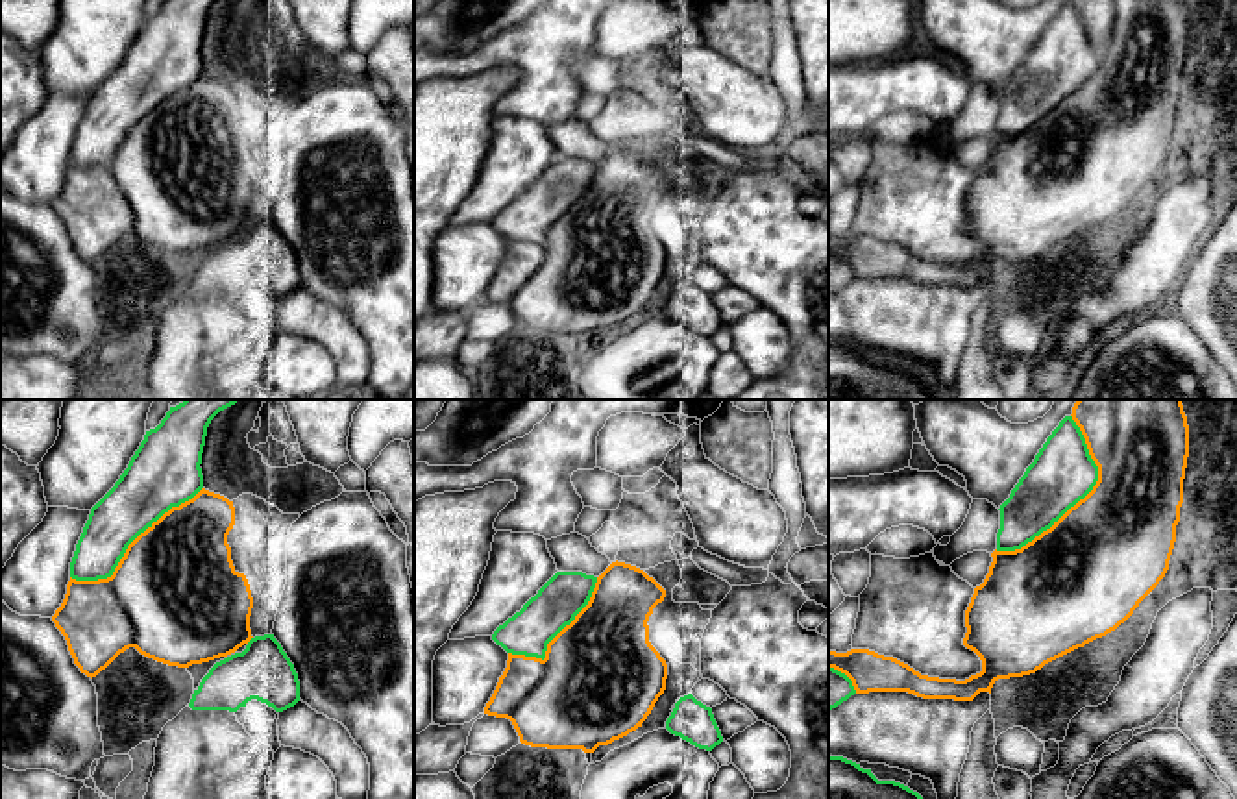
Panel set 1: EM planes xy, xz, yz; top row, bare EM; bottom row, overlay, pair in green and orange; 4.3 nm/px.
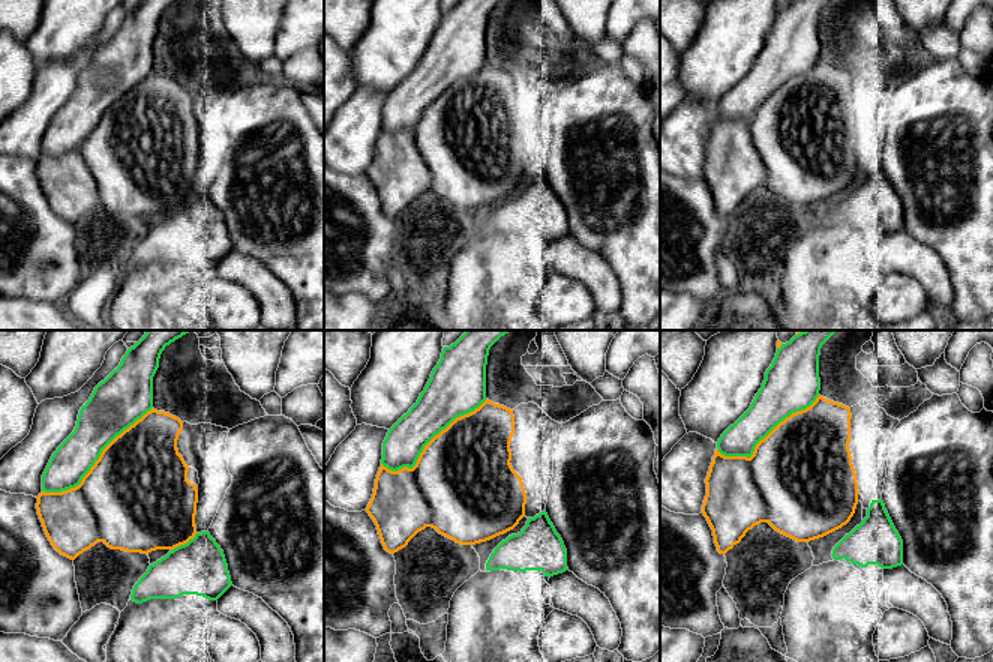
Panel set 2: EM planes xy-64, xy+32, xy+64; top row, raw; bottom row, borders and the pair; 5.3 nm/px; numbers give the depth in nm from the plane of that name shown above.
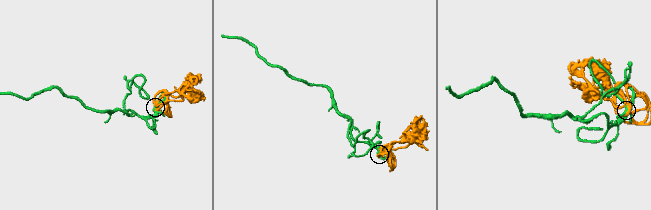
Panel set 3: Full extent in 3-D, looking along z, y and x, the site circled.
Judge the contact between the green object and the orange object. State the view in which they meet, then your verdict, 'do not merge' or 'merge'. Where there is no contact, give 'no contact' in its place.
yz | merge

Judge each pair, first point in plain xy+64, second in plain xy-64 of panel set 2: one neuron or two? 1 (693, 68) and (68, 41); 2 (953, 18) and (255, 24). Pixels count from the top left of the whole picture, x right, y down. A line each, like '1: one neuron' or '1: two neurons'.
1: one neuron
2: two neurons

